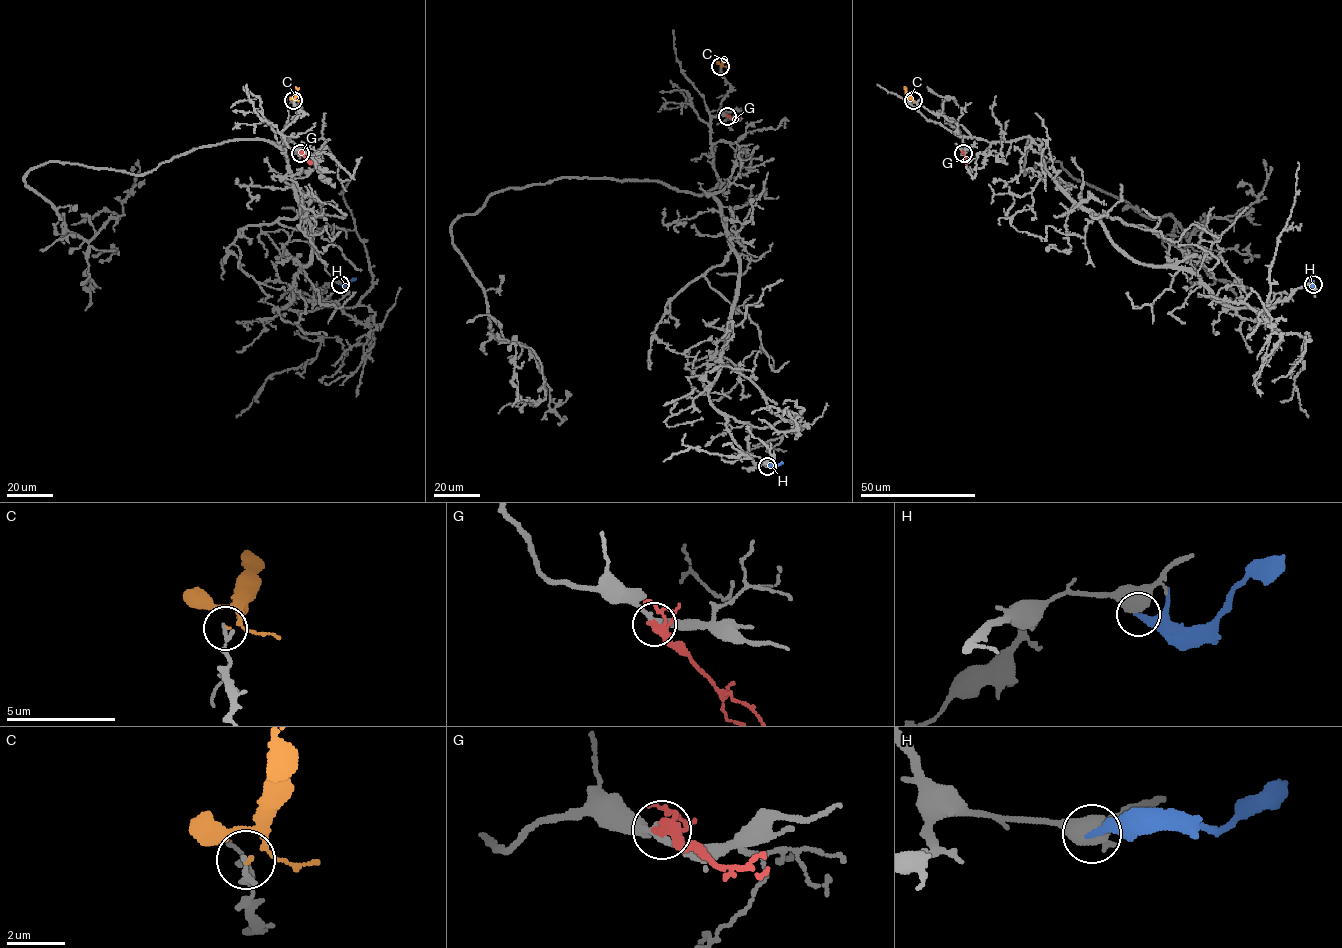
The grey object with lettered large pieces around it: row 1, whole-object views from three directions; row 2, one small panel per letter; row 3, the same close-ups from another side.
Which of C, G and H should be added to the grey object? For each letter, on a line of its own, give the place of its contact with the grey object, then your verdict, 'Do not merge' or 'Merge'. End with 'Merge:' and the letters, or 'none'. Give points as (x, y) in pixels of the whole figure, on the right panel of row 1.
C: Touches grey at (913, 100). Do not merge
G: Touches grey at (963, 153). Do not merge
H: Touches grey at (1313, 284). Do not merge
Merge: none

